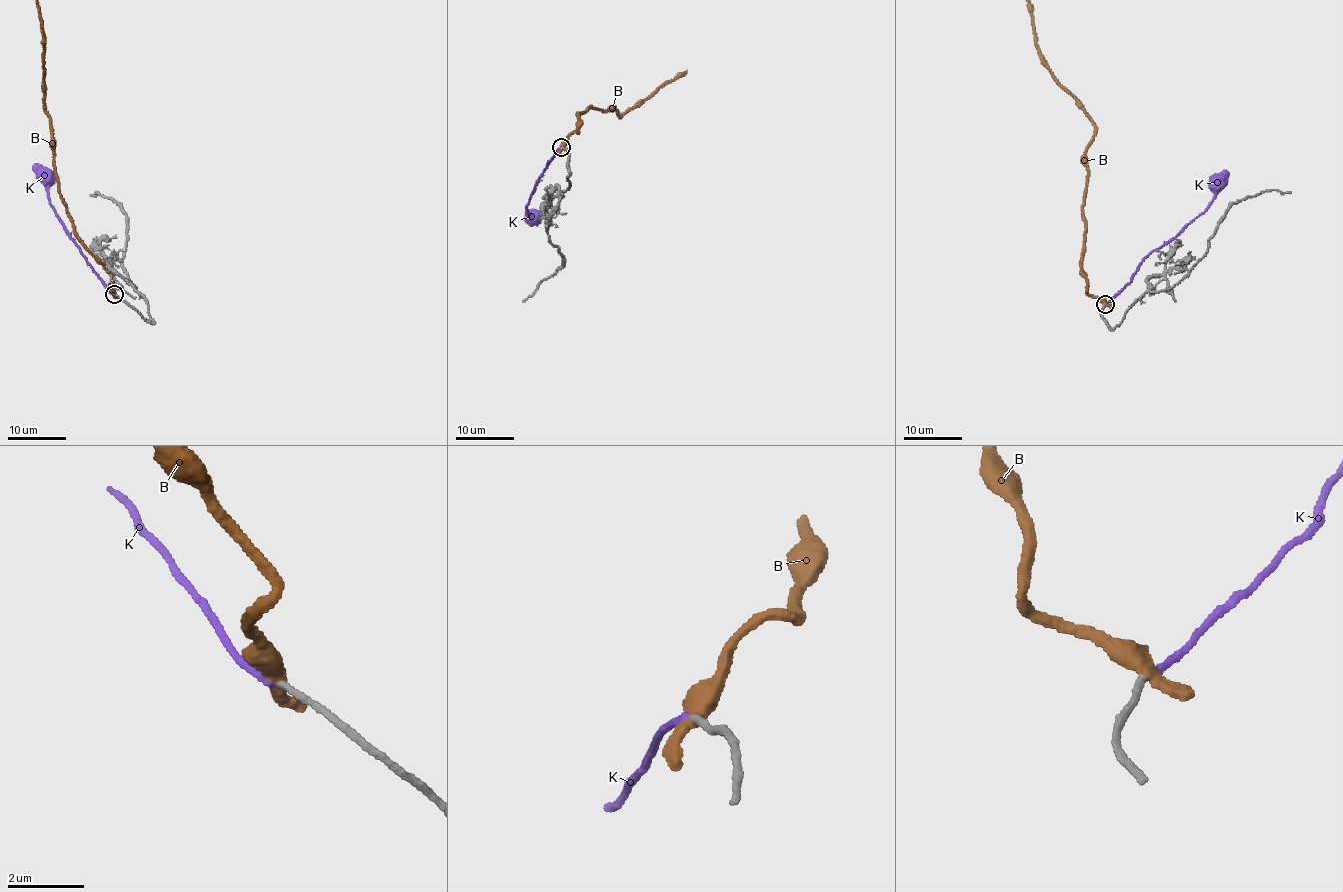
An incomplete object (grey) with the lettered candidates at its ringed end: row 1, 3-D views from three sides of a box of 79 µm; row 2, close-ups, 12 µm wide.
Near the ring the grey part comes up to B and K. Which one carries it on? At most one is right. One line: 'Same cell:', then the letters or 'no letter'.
Same cell: K

